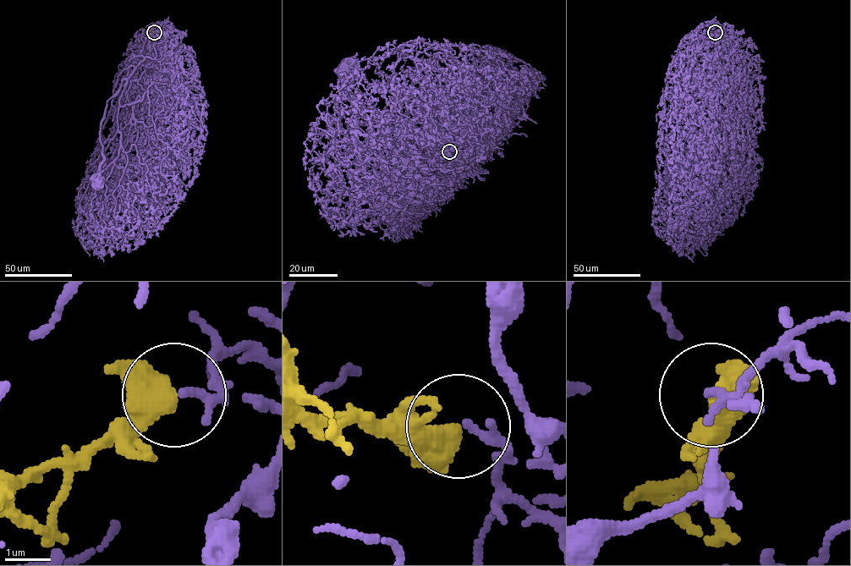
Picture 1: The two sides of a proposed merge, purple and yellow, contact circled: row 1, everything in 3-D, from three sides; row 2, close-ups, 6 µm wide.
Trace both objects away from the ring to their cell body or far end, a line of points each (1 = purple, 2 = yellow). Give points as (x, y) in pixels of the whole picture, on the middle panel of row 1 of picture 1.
1: (449, 151), (453, 96), (397, 123), (382, 142), (357, 145), (359, 107), (346, 74)
2: (449, 151), (441, 151), (439, 146)

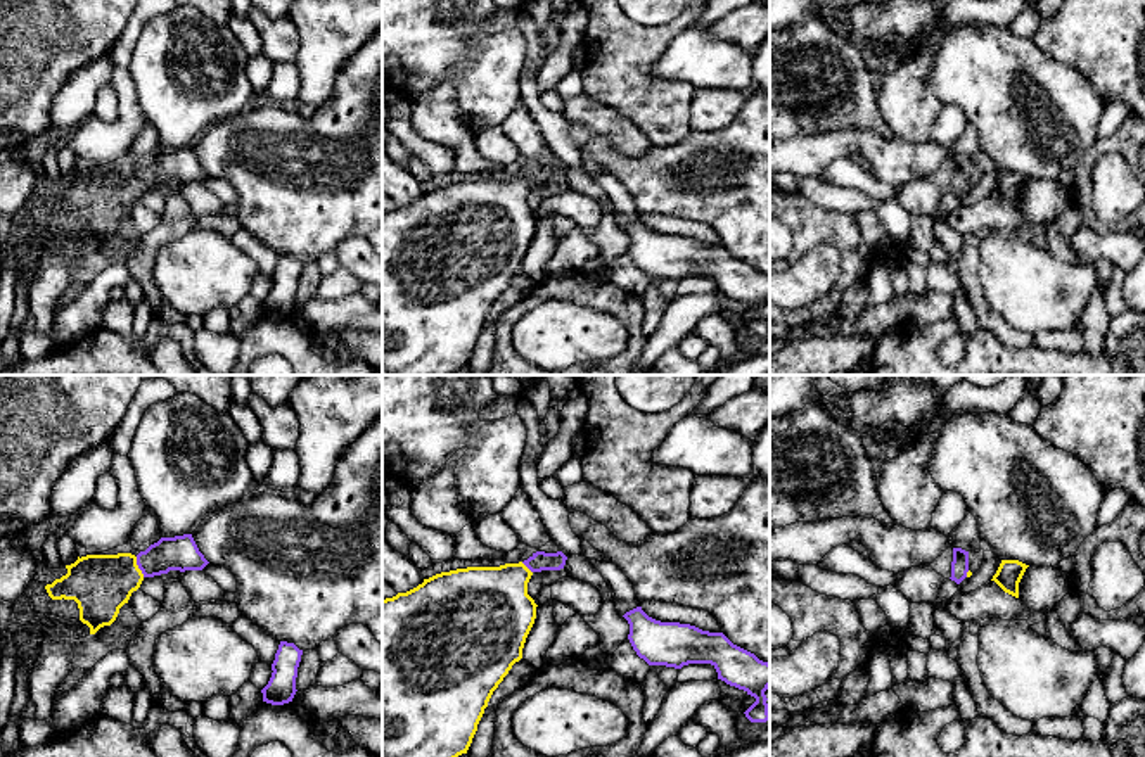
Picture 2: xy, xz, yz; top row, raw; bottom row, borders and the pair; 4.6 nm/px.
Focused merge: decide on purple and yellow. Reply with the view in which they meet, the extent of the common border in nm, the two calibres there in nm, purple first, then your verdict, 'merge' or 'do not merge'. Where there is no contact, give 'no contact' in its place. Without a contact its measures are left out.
xy | 100 nm | 160/280 nm | merge

